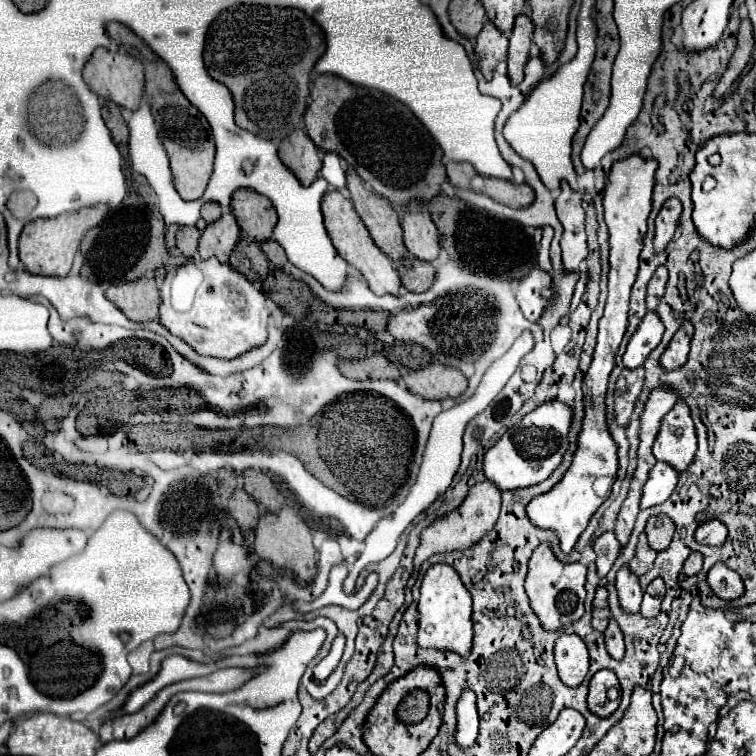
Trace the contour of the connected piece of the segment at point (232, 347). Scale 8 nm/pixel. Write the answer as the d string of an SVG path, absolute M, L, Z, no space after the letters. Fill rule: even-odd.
M217 259L207 261L193 261L181 265L175 273L169 271L163 285L161 285L161 307L159 307L159 323L169 329L171 335L181 337L191 345L199 355L205 357L219 357L219 359L235 359L247 353L253 347L259 347L267 339L267 297L253 289L253 285L237 273L231 265L219 263Z

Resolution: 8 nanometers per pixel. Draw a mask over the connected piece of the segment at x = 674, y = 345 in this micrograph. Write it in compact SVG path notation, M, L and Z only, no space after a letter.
M685 321L679 331L673 335L669 347L665 349L663 357L661 357L661 365L663 369L677 369L681 367L685 361L687 361L687 355L689 355L689 341L693 337L693 325L691 321Z

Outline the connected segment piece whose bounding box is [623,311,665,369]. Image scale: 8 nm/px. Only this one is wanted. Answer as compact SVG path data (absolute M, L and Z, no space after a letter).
M647 311L647 317L643 317L641 325L637 327L637 331L633 333L627 351L623 355L623 363L629 369L637 369L645 363L647 355L661 343L663 337L663 323L659 319L659 315L655 311Z

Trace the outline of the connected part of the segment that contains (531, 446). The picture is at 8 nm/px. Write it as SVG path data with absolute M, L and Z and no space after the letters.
M547 401L535 411L525 415L515 427L507 429L505 435L485 453L485 477L493 481L501 491L513 491L531 487L545 481L563 461L569 447L569 427L573 421L573 409L561 401Z

